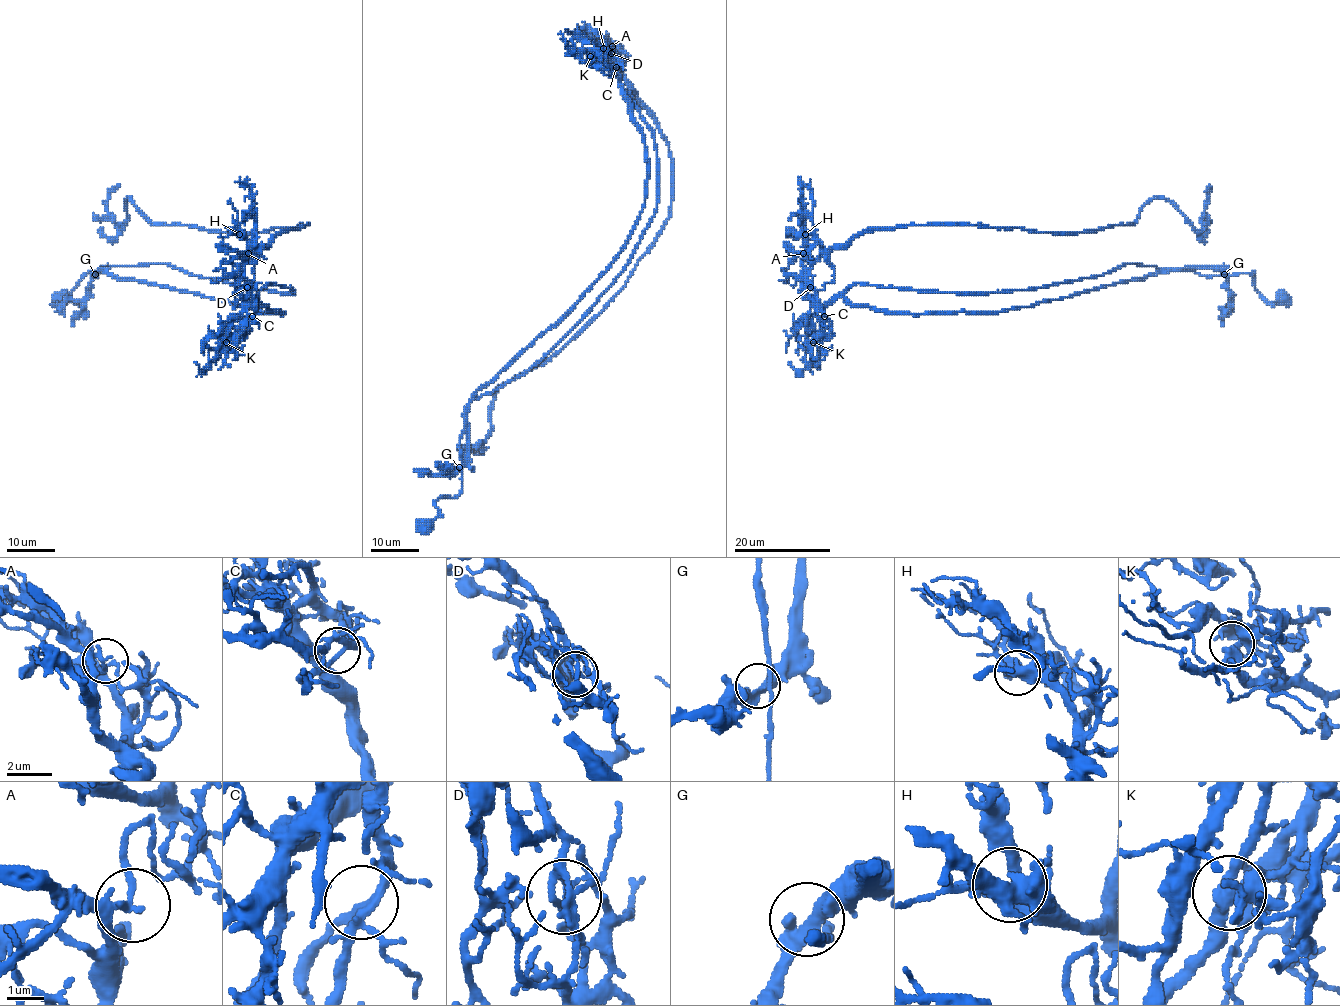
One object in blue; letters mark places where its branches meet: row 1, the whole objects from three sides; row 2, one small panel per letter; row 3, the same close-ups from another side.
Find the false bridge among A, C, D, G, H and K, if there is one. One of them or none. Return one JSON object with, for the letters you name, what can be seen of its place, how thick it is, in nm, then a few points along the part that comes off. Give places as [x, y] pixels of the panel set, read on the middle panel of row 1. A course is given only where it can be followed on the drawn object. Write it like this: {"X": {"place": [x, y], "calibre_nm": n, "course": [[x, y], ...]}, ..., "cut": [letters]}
{"D": {"place": [611, 53], "calibre_nm": 150, "course": [[610, 54], [668, 146], [672, 212], [626, 286], [553, 355], [494, 395], [491, 432], [471, 448], [483, 453]]}, "cut": ["D"]}

